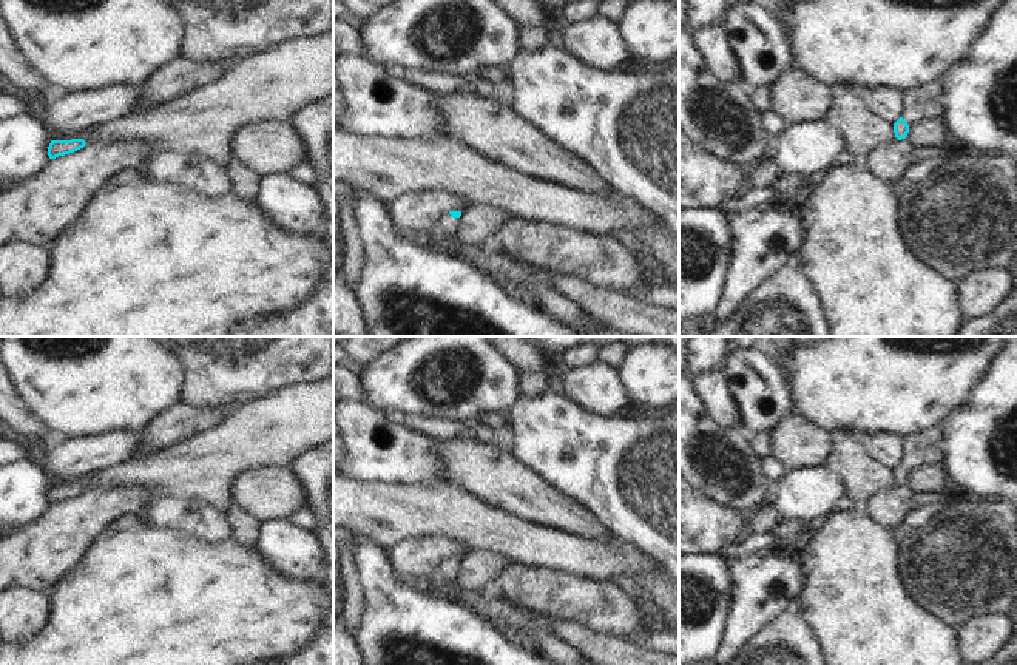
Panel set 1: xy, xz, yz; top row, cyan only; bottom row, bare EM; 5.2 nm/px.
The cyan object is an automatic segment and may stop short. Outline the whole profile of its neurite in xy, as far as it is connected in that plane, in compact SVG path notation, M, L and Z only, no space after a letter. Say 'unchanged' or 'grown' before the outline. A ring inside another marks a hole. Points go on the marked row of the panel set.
unchanged | M71 139L71 140L51 140L48 147L49 159L56 159L59 156L65 156L83 148L86 142L83 139Z

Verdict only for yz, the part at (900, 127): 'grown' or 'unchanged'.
grown

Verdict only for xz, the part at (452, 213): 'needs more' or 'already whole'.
needs more

